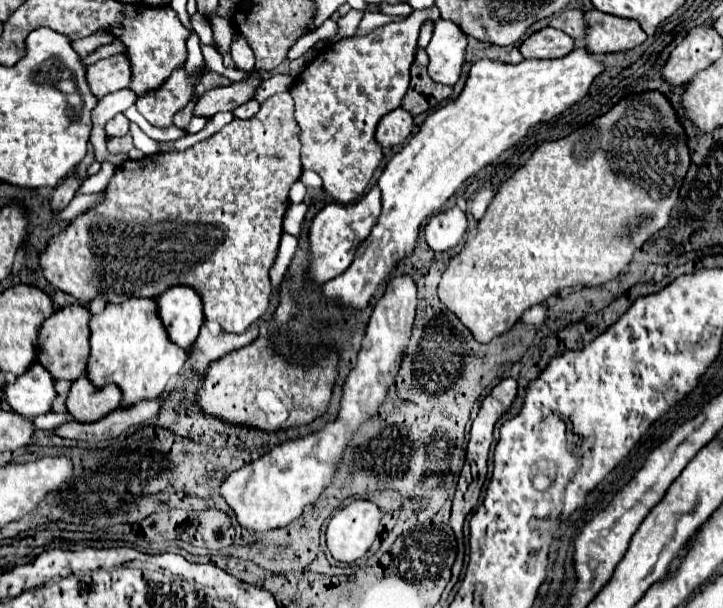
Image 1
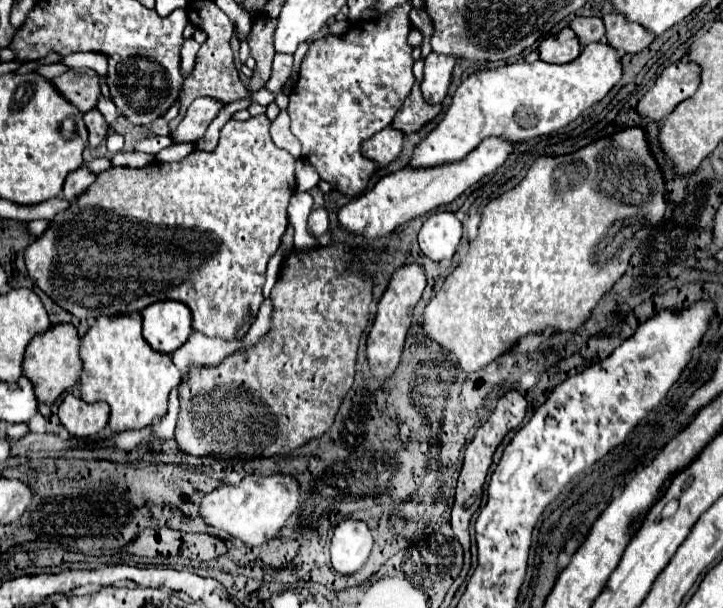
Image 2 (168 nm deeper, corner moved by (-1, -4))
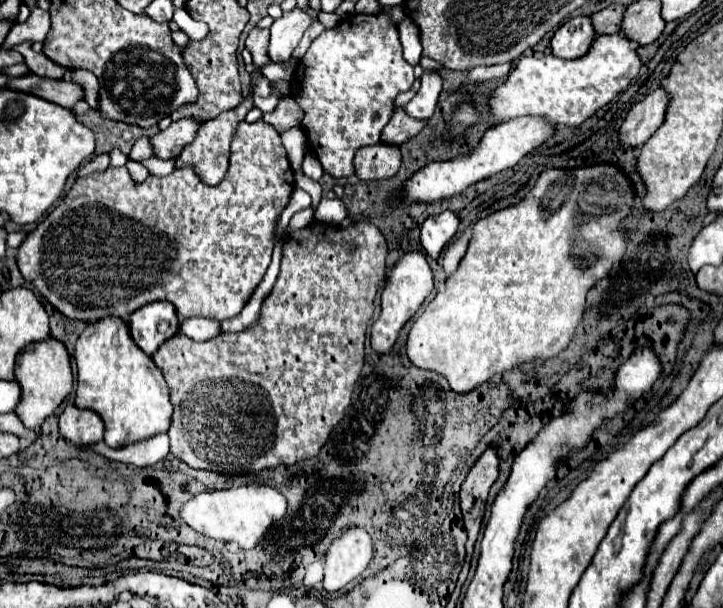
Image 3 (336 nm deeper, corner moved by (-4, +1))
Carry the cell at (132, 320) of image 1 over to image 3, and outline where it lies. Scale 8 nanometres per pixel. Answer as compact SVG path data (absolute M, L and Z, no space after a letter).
M105 317L105 321L89 323L77 339L75 361L79 369L75 405L101 415L105 421L105 443L109 447L131 445L169 429L173 415L169 387L161 369L137 347L123 319Z

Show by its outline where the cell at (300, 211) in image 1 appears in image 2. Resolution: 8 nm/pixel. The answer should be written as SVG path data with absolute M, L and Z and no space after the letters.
M316 208L310 218L308 218L308 232L312 232L314 236L322 236L328 230L328 212L326 208Z

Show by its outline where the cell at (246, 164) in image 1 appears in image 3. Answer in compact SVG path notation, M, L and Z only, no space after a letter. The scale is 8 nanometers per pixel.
M263 119L255 121L255 123L247 123L241 121L237 125L235 137L231 141L231 157L229 157L229 171L223 177L223 181L215 187L205 185L201 181L201 177L197 177L195 169L185 165L179 169L173 169L169 175L165 177L155 177L149 175L147 181L143 183L133 183L133 179L129 179L129 173L125 167L109 167L103 173L97 175L89 175L89 177L79 177L73 187L69 189L69 193L63 197L63 201L27 235L27 239L21 243L21 247L17 249L17 265L23 273L23 277L33 283L37 287L37 291L63 315L71 317L71 319L81 319L81 321L97 321L103 319L107 315L115 315L121 319L129 319L133 311L137 311L139 307L153 303L153 301L169 301L175 305L177 315L179 317L207 317L207 319L215 319L215 321L223 321L223 319L231 319L237 317L241 313L241 309L245 307L245 303L249 301L249 297L253 295L255 287L261 283L269 263L271 263L271 251L275 245L275 237L277 237L277 223L279 217L283 213L283 209L287 207L291 193L295 187L295 173L289 165L287 153L281 145L281 137L277 133L275 127L271 127L269 123L265 123Z

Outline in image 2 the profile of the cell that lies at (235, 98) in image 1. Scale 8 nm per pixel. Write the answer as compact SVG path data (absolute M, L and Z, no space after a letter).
M212 98L194 100L180 126L174 132L170 132L172 144L184 144L184 142L194 144L198 138L202 138L202 134L206 132L208 124L214 120L214 114L218 114L220 108L222 102L214 102Z

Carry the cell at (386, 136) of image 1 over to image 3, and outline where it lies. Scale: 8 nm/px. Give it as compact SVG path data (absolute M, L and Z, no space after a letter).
M379 141L377 145L367 145L357 149L355 167L357 177L361 181L371 179L387 179L397 173L401 165L401 151L397 145L385 145Z

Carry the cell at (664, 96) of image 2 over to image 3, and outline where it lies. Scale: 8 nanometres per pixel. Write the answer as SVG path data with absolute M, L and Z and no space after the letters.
M659 87L643 101L635 103L621 125L621 143L629 147L641 147L653 135L653 131L663 125L669 101L669 93Z

